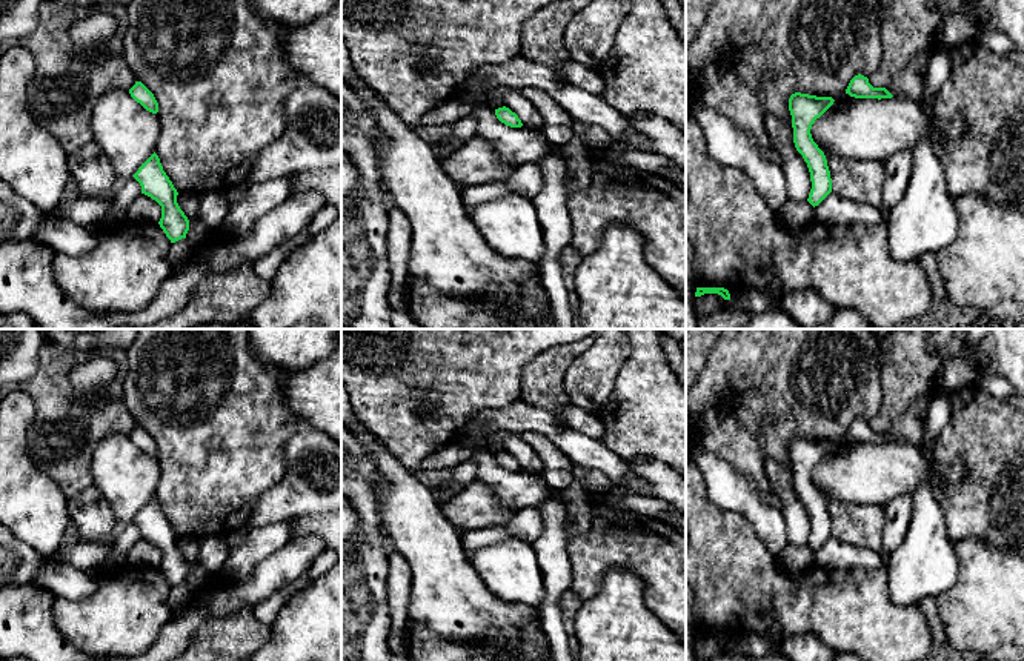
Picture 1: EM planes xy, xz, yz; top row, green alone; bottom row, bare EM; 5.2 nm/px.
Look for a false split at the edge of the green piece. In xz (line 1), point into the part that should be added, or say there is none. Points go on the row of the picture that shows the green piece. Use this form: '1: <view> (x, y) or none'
1: none

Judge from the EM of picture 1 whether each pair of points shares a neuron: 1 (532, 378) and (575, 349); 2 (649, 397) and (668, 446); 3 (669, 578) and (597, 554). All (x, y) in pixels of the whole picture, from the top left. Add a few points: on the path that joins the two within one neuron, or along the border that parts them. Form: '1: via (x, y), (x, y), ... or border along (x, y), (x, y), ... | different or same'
1: via (543, 374), (565, 354) | same
2: via (649, 409), (668, 428), (668, 434) | same
3: via (651, 560), (644, 554), (615, 554) | same

